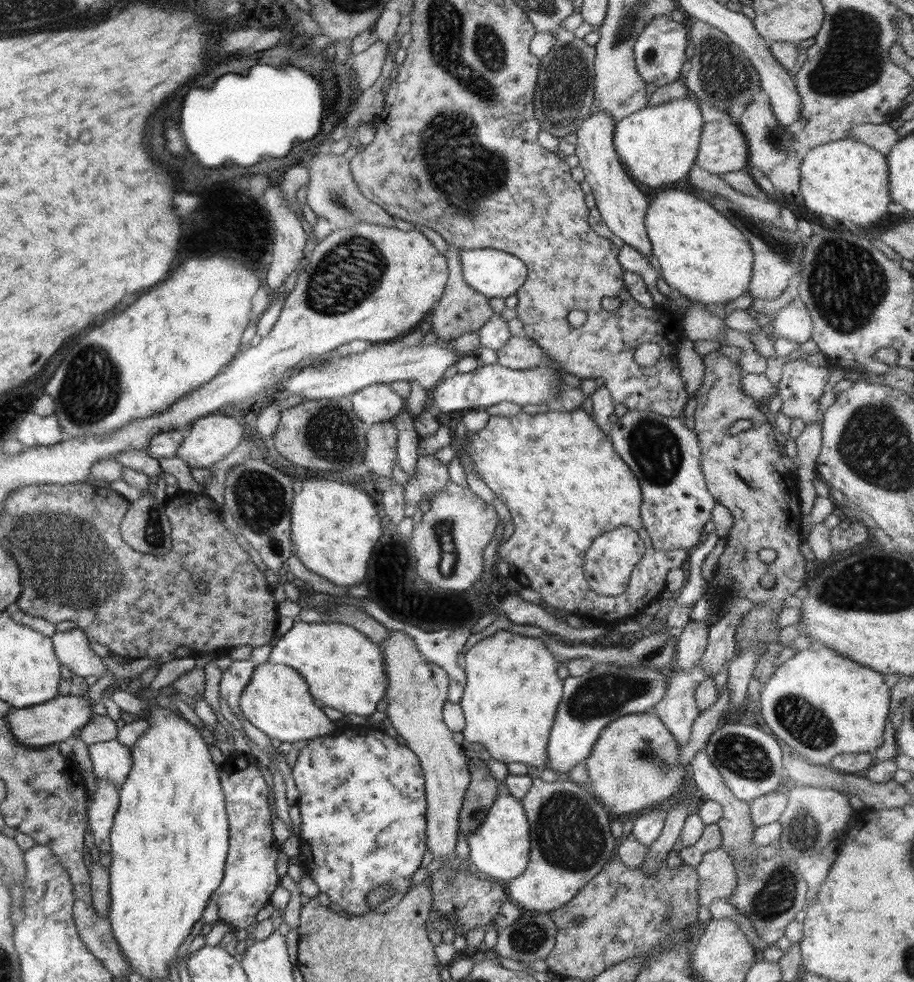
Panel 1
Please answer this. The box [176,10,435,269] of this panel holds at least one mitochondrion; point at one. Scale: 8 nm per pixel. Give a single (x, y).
(340, 199)

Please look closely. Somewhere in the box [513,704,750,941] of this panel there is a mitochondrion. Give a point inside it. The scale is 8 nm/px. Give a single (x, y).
(568, 833)

